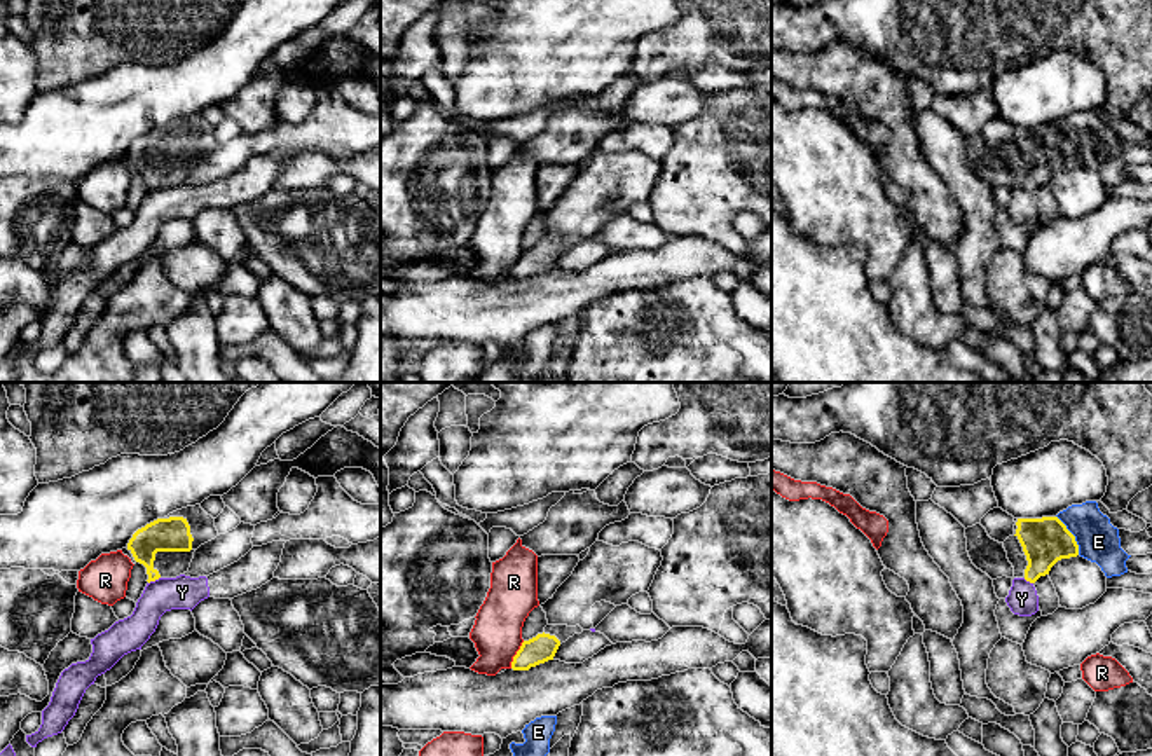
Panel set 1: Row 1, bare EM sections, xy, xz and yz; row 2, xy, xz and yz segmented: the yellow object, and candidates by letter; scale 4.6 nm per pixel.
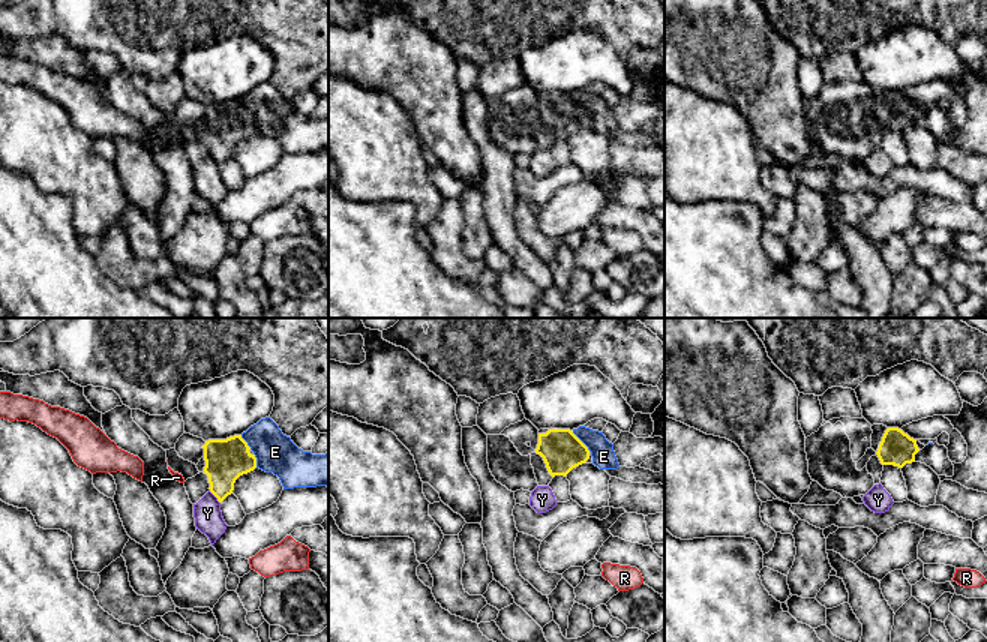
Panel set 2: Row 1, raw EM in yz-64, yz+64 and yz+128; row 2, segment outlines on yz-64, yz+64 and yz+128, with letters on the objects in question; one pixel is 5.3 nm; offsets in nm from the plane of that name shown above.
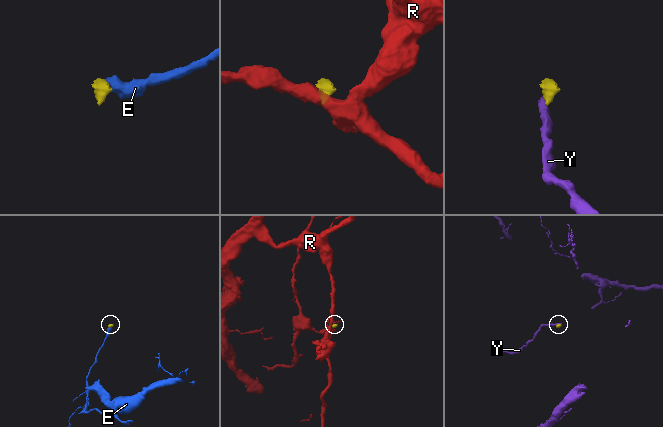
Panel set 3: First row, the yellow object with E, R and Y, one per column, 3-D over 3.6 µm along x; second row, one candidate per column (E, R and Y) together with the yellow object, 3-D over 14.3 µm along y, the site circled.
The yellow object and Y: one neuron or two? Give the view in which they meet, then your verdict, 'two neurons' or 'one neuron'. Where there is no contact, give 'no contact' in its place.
xy | two neurons

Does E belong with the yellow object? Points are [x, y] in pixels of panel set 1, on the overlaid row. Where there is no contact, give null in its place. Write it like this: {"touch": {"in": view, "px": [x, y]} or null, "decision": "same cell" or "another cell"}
{"touch": {"in": "yz", "px": [1072, 535]}, "decision": "same cell"}

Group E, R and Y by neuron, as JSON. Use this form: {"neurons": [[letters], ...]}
{"neurons": [["E"], ["R"], ["Y"]]}

